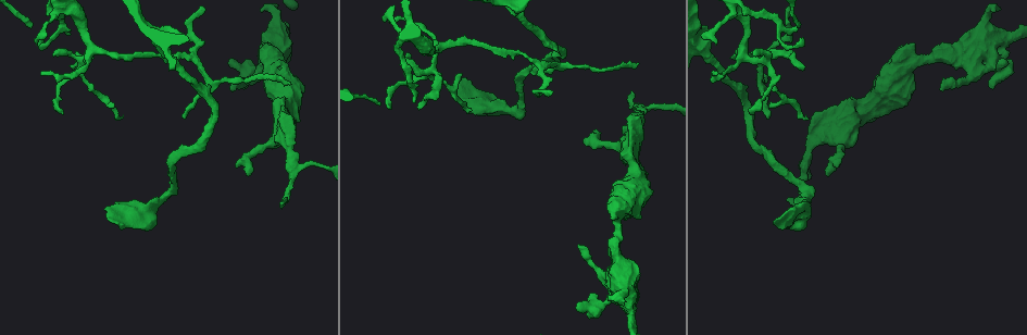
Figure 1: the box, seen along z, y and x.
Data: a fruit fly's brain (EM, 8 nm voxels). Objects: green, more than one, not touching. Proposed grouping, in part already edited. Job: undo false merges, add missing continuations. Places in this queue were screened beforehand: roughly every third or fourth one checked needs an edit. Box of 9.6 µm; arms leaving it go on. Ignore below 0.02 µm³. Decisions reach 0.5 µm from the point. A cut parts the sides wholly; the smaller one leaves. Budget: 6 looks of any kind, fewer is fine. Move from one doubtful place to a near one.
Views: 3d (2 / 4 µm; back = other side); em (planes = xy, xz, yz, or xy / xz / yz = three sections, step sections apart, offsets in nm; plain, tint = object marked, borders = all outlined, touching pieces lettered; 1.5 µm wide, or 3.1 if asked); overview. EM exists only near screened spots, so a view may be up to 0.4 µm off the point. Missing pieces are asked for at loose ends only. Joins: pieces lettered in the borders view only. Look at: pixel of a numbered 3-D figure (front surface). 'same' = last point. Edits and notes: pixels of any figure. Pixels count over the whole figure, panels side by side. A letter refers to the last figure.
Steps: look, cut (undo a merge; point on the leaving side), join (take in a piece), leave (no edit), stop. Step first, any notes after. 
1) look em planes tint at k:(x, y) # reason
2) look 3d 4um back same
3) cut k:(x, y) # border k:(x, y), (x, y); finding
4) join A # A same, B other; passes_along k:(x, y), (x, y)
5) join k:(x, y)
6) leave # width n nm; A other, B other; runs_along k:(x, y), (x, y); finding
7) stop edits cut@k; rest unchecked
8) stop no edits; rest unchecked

look 3d 4um at 1:(296, 164)

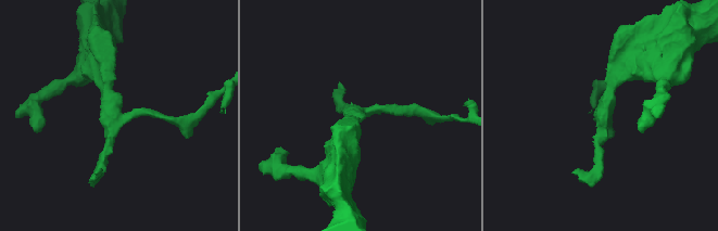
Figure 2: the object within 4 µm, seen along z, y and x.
look em 3.1um yz step 16 borders at 2:(113, 113)

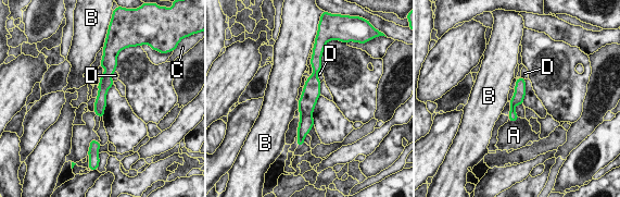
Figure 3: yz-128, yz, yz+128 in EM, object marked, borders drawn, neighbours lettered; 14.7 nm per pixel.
cut 3:(305, 124) # A other, B other, C other, D other; border 3:(300, 114), (311, 115); a second cell is stuck on

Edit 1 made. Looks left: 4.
look em planes tint at 1:(804, 69) # free end

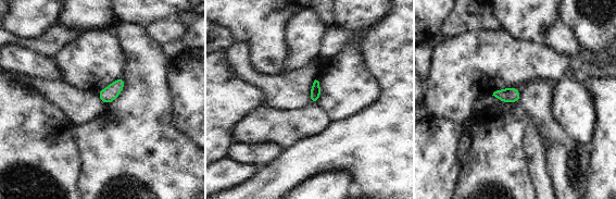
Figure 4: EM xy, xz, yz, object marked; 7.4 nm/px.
look em planes borders same # see the neighbours

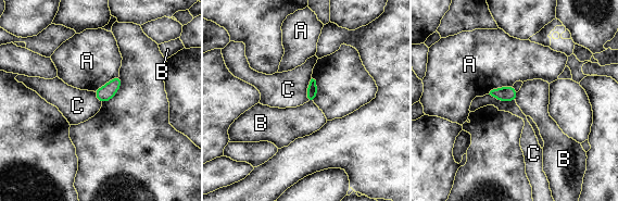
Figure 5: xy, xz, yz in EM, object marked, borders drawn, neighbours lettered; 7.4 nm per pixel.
leave # longest_contact A 240 nm; A other, B other, C other; border 5:(489, 93), (500, 100), (515, 101); no lettered piece goes on from it

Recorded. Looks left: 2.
look 3d 2um back at 1:(609, 297) # an open end

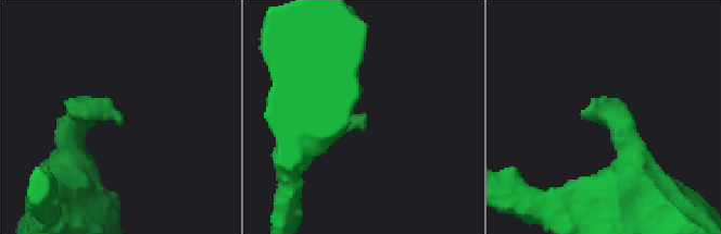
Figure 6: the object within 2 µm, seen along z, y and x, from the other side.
look em planes borders at 6:(364, 118)

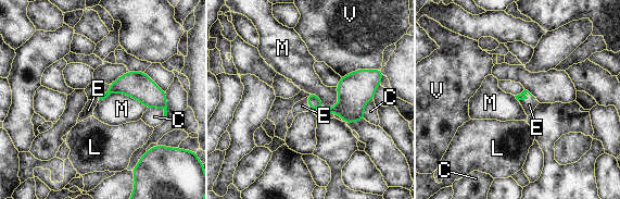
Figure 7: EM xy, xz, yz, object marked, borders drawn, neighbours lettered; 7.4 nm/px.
join E # C other, E same, L other, M other, V other; passes_along 7:(522, 96), (527, 97), (529, 104); it goes on there

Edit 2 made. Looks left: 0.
stop edits cut@3, join@7; rest unchecked

